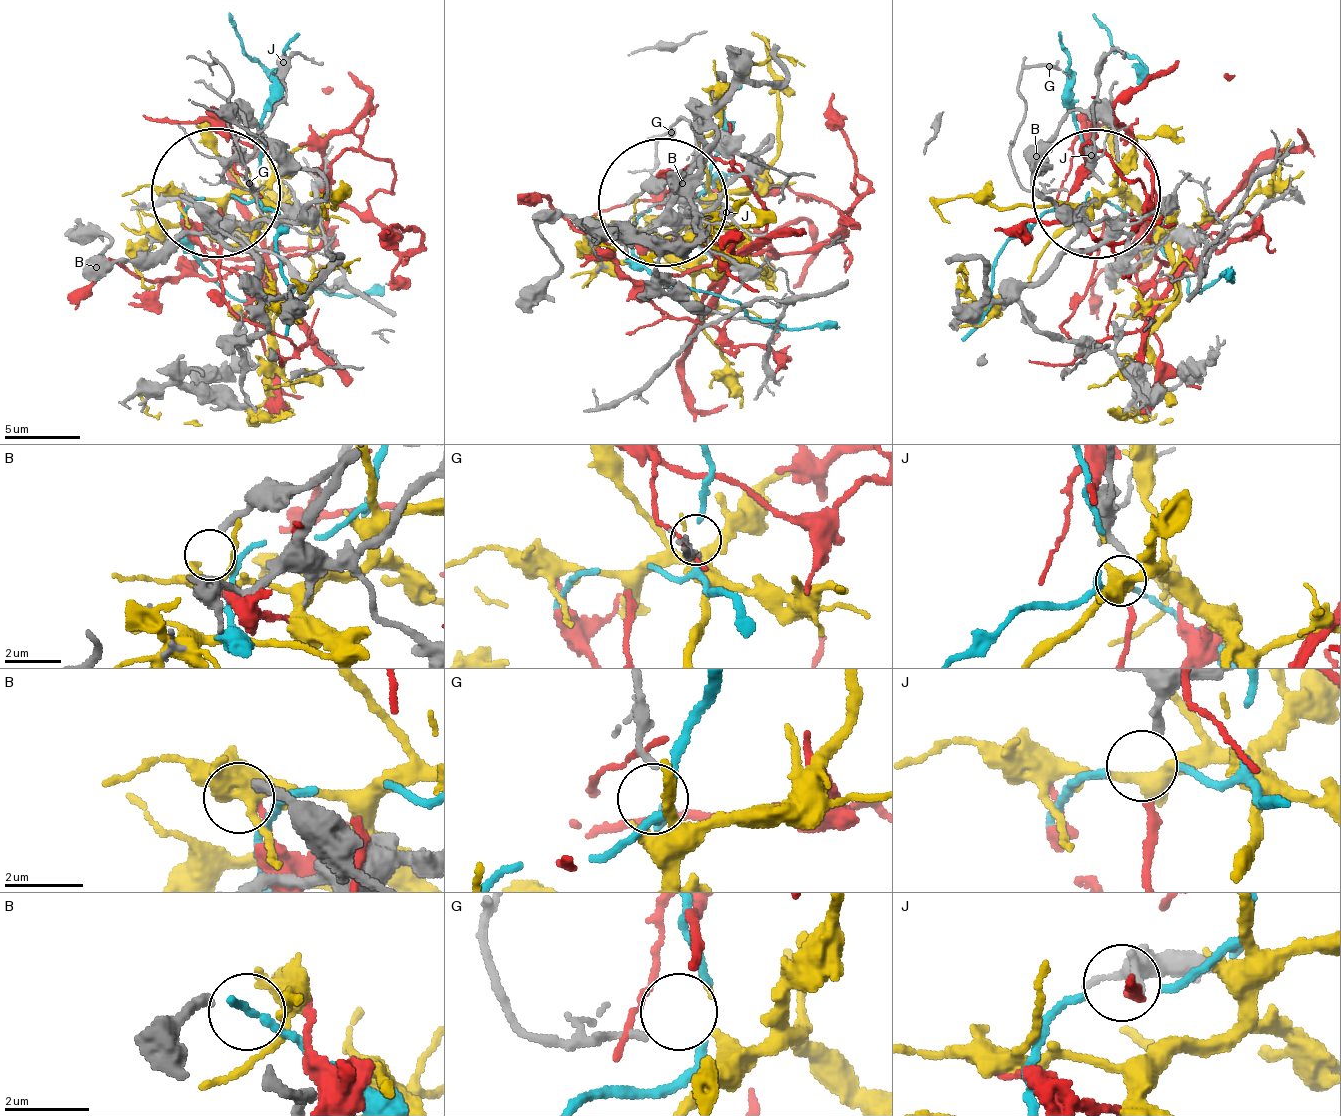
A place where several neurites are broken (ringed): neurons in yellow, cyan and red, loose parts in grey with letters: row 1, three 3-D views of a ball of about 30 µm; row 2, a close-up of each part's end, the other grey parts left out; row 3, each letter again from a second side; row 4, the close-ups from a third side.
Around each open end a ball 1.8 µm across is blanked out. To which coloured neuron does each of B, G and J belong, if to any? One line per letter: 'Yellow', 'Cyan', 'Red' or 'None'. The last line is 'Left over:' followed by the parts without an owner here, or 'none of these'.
B: None
G: None
J: Red
Left over: B, G

